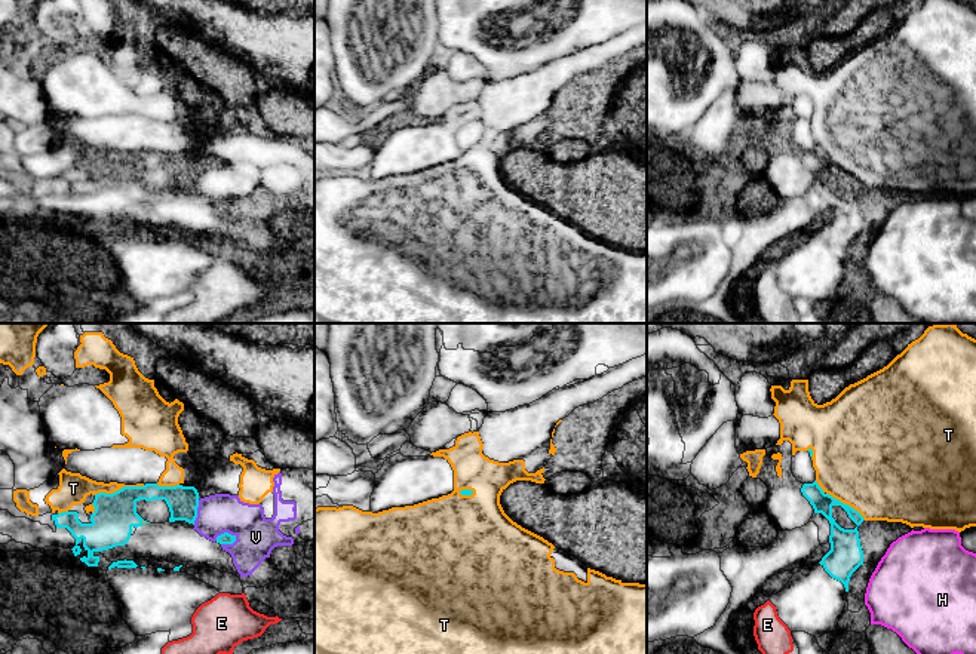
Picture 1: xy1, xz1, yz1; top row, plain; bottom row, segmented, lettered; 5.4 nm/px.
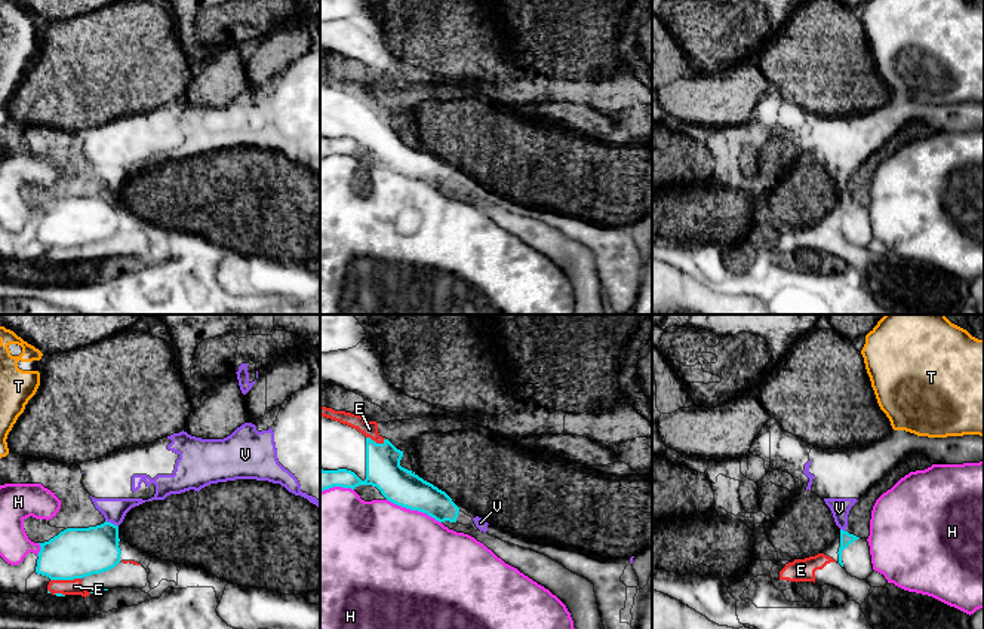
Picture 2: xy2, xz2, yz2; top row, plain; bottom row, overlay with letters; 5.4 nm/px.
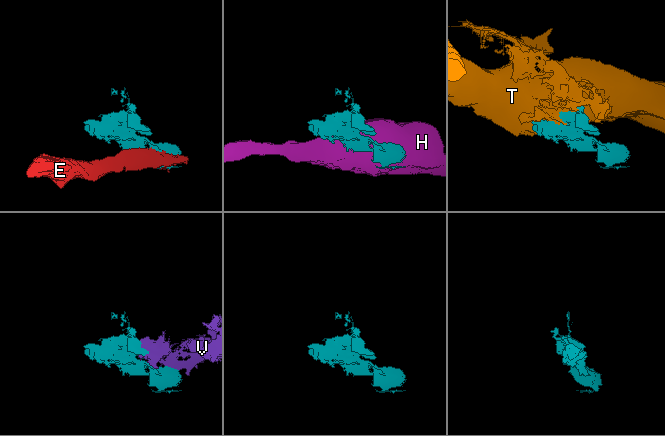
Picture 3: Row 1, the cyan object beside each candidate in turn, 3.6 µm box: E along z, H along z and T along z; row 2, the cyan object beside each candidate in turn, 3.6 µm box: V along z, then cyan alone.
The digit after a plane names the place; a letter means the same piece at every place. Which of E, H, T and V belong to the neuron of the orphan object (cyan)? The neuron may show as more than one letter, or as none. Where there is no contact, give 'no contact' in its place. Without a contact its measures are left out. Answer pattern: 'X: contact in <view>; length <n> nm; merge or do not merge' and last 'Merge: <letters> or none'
E: contact in xy2; length 170 nm; do not merge
H: contact in xz2; length 320 nm; do not merge
T: contact in xy1; length 280 nm; do not merge
V: contact in xy1; length 120 nm; do not merge
Merge: none

